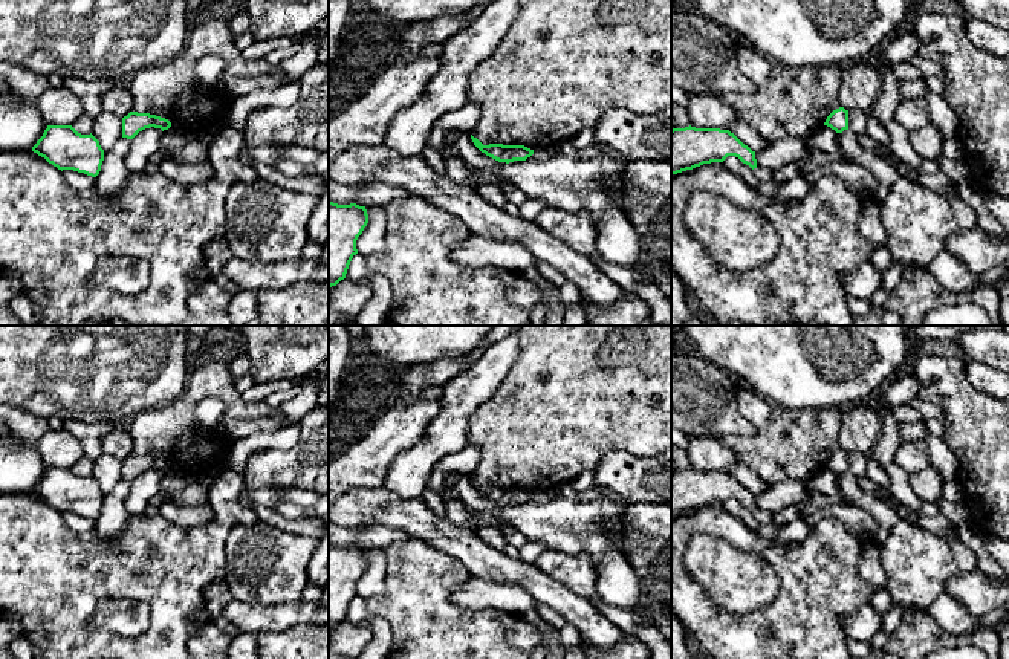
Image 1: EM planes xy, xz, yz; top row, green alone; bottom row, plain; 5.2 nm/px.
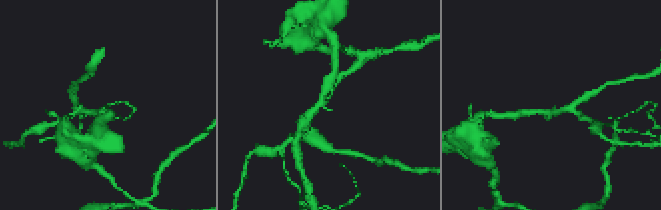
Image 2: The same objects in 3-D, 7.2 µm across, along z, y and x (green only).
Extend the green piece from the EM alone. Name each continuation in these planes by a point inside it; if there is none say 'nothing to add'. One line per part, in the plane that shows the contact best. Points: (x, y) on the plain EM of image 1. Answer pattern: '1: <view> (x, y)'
nothing to add

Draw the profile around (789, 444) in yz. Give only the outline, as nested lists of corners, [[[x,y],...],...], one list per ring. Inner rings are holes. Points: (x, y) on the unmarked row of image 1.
[[[737,382],[737,402],[755,434],[709,437],[731,448],[769,486],[786,480],[807,483],[841,450],[842,411],[838,408],[787,408],[741,382]]]

